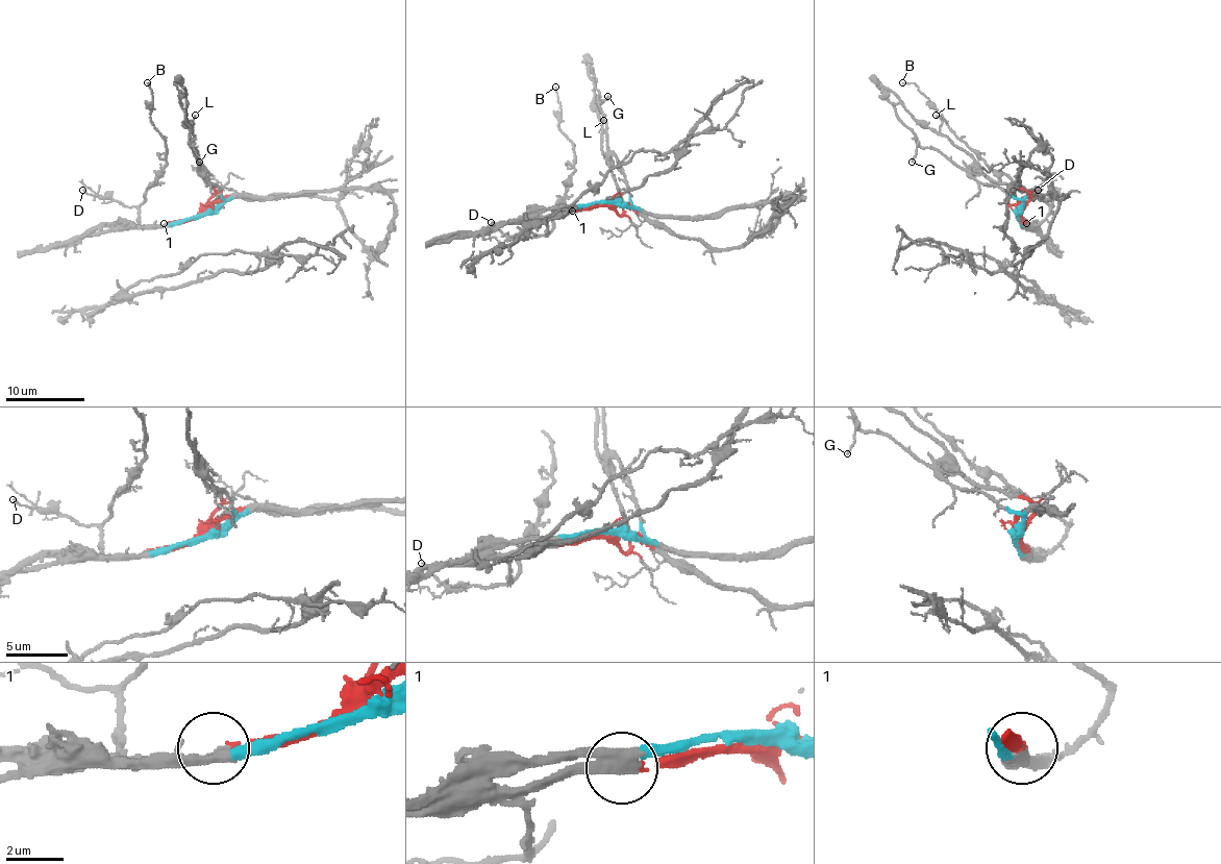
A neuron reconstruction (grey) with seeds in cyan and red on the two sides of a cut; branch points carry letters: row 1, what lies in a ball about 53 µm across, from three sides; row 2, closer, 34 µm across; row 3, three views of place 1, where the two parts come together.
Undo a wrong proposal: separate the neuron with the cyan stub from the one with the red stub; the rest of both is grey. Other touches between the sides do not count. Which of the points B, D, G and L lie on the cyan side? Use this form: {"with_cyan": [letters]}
{"with_cyan": ["G"]}

